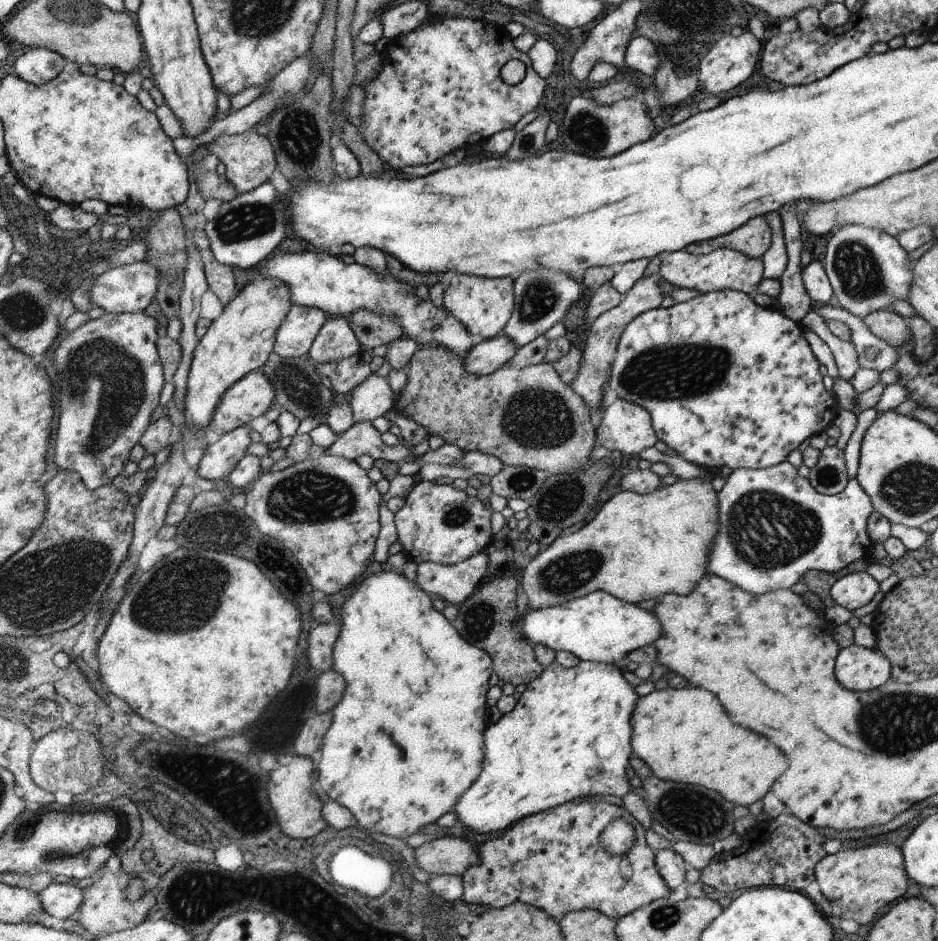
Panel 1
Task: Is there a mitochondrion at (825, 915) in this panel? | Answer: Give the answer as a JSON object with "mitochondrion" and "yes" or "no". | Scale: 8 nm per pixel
{"mitochondrion":"no"}

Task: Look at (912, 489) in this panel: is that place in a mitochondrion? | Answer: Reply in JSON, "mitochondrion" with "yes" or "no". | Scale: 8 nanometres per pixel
{"mitochondrion":"yes"}

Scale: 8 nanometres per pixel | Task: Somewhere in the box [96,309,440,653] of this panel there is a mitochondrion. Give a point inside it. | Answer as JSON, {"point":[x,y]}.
{"point":[169,603]}

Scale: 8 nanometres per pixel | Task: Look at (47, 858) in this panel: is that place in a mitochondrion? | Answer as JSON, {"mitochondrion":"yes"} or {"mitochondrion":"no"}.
{"mitochondrion":"yes"}

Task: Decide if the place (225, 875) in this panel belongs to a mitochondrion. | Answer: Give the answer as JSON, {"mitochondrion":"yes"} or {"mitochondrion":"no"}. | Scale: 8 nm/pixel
{"mitochondrion":"no"}

